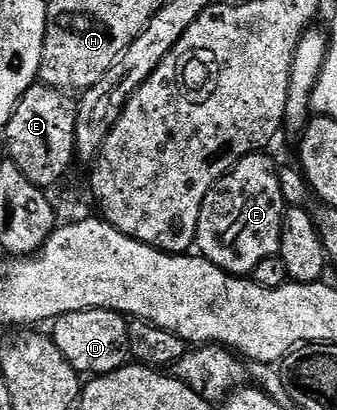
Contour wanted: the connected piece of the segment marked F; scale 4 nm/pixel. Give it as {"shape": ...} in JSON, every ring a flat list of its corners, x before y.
{"shape":[[261,151,239,158,208,192,198,215,194,245,199,256,234,277,247,278,262,259,280,252,286,204,278,183,278,165,268,155]]}

